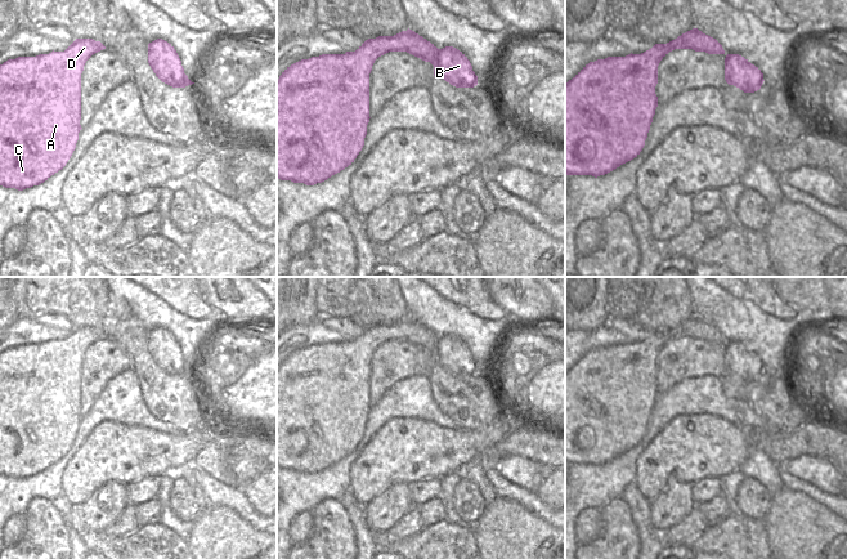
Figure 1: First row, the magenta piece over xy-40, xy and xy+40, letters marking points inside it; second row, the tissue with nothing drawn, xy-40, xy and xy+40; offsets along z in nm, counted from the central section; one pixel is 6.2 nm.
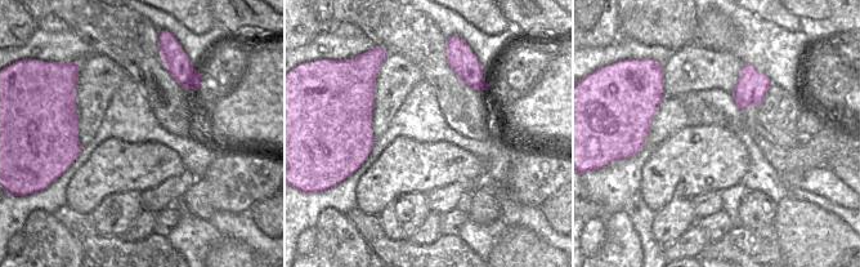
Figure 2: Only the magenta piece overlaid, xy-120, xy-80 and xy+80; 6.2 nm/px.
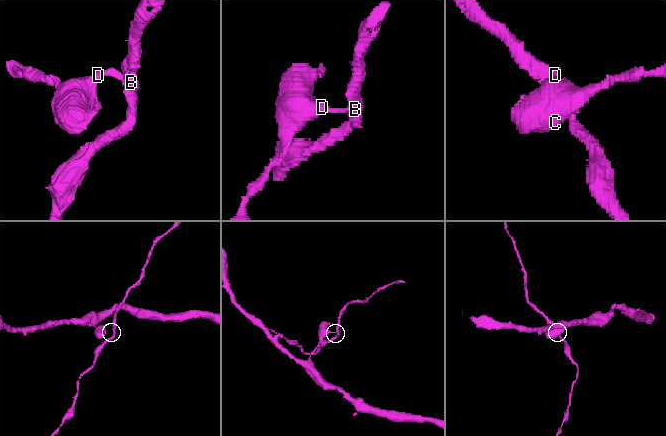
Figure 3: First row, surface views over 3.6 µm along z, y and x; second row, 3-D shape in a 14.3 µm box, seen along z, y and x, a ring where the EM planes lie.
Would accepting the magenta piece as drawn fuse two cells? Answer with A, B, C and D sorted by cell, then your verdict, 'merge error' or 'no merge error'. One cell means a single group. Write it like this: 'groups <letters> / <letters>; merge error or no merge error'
groups A C D / B; merge error

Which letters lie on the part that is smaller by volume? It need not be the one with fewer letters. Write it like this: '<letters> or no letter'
B

